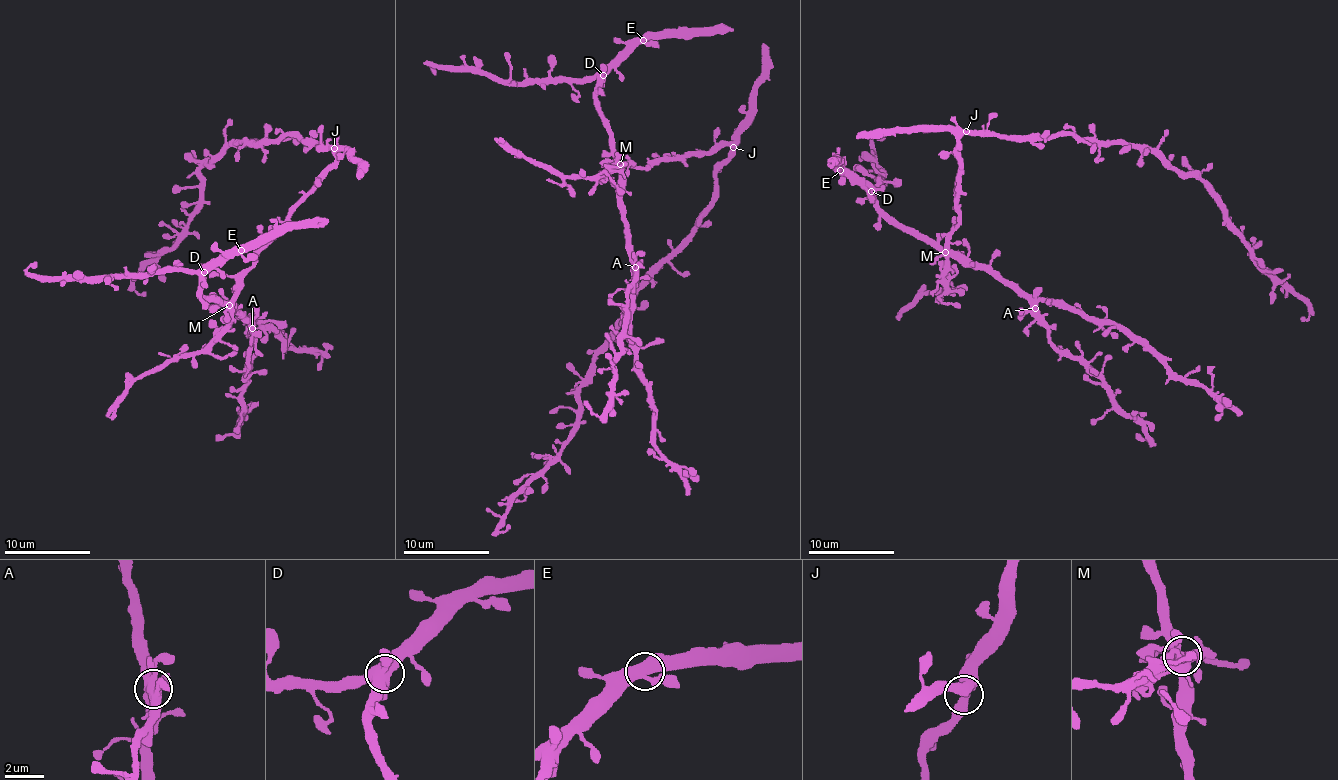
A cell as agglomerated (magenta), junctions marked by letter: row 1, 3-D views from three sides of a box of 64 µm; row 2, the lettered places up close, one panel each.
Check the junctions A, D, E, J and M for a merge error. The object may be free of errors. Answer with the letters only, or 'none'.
none

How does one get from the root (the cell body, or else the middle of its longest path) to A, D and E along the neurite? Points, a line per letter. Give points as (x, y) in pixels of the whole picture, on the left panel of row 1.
A: (336, 162), (256, 255), (256, 264), (241, 280), (232, 303), (252, 328)
D: (336, 162), (256, 255), (256, 264), (241, 280), (230, 302), (200, 294), (204, 272)
E: (336, 162), (256, 255), (256, 264), (241, 280), (230, 302), (200, 294), (202, 275), (241, 250)

